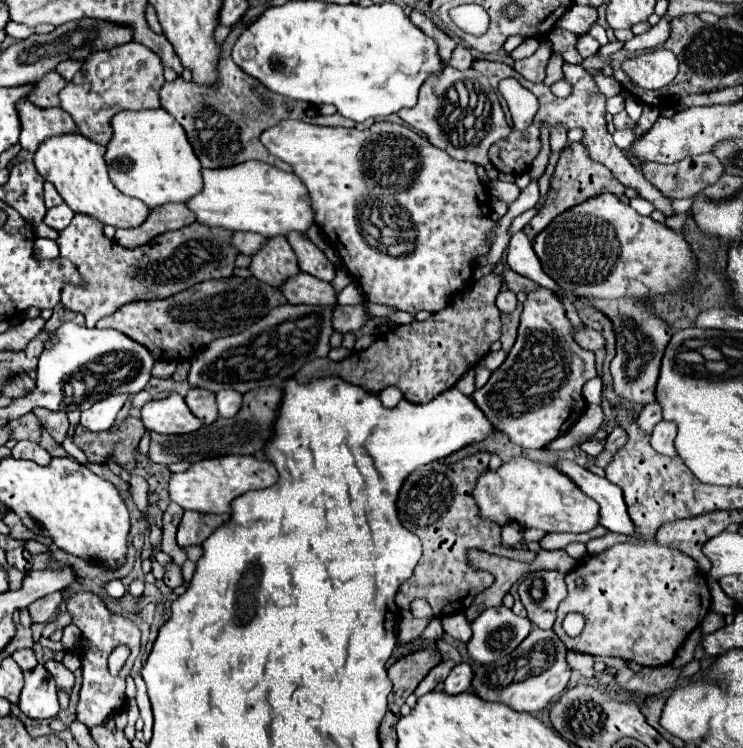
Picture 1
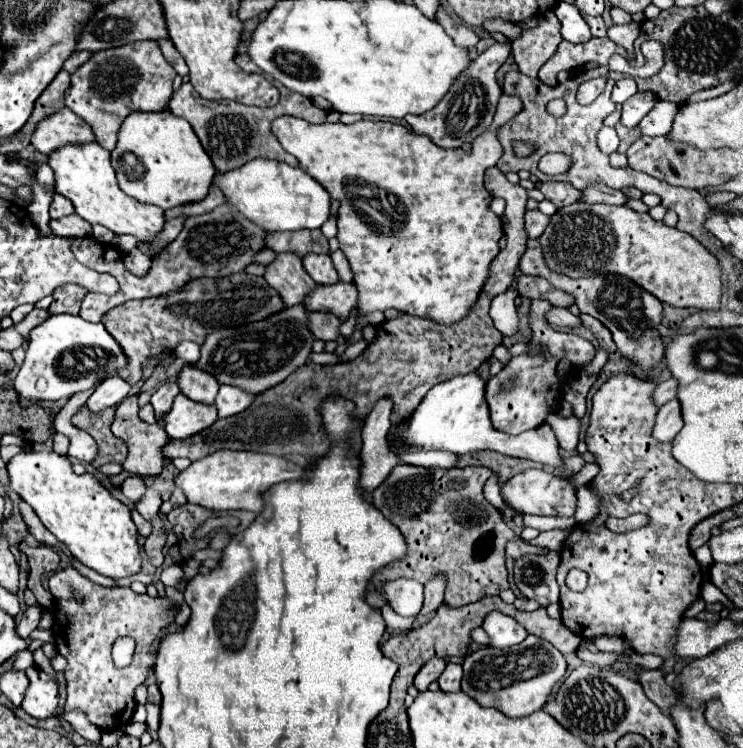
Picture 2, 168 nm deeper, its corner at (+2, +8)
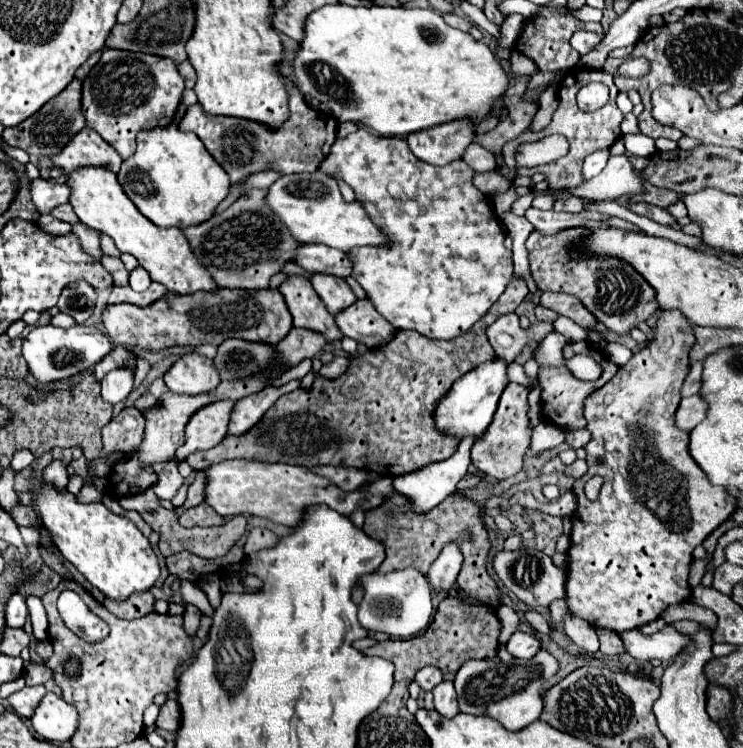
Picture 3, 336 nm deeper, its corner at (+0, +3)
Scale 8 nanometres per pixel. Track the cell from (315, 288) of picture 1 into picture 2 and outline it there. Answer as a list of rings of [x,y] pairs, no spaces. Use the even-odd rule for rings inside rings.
[[[317,284],[303,300],[309,312],[335,312],[339,318],[347,318],[349,310],[357,306],[357,290],[353,284]]]

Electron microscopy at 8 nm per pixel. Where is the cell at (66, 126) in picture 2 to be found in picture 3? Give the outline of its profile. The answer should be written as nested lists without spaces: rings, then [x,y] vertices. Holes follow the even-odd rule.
[[[85,127],[81,133],[77,133],[77,137],[73,137],[73,141],[69,141],[69,145],[57,157],[51,157],[51,161],[65,173],[81,169],[85,165],[105,165],[113,173],[119,173],[123,159],[103,137],[99,137],[93,129]]]

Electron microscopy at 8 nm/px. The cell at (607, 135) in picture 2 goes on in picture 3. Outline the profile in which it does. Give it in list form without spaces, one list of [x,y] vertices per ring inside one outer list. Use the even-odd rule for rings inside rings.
[[[609,149],[605,151],[597,151],[597,153],[591,153],[585,163],[583,163],[583,179],[591,179],[595,175],[599,175],[603,171],[603,167],[607,165],[607,159],[609,159]]]

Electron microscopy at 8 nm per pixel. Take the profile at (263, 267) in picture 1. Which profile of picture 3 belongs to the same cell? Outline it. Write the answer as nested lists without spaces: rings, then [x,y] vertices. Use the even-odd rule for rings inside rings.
[[[289,277],[279,291],[283,293],[287,307],[293,315],[293,325],[325,335],[327,343],[343,339],[343,333],[337,329],[335,317],[325,309],[323,301],[313,291],[313,285],[303,277]]]

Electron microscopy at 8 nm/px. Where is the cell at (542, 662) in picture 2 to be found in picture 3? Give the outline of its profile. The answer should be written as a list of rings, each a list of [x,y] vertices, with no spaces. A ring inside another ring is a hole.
[[[541,651],[533,659],[513,659],[511,665],[501,663],[501,659],[471,659],[457,671],[453,681],[459,709],[469,715],[487,715],[499,721],[507,731],[521,731],[539,719],[543,709],[541,685],[557,671],[559,663],[547,651]]]

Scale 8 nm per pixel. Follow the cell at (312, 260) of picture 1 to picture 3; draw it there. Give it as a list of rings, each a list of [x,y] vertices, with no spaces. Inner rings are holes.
[[[317,273],[311,277],[311,283],[313,283],[315,293],[321,297],[321,301],[325,303],[325,307],[331,315],[341,313],[341,309],[347,309],[357,299],[341,277]]]

